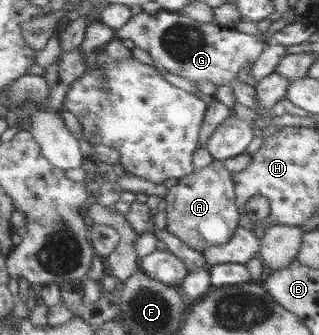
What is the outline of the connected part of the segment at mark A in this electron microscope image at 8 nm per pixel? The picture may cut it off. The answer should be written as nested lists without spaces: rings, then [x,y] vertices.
[[[215,160],[210,166],[196,169],[193,174],[178,180],[164,199],[167,202],[167,229],[201,253],[230,242],[240,226],[234,172],[229,171],[222,160]]]

